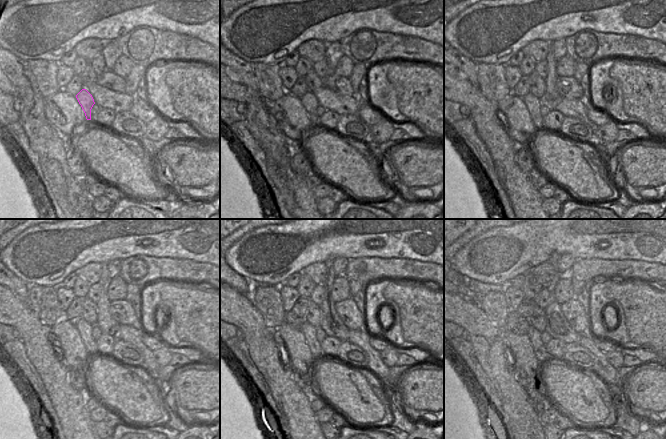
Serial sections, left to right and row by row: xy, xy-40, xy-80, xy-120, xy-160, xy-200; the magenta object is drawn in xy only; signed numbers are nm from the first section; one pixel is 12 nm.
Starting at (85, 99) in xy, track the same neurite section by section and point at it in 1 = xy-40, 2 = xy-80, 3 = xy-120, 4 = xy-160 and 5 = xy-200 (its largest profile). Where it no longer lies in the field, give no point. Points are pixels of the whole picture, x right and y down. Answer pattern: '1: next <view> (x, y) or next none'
1: next xy-40 (310, 102)
2: next xy-80 (533, 103)
3: next xy-120 (86, 330)
4: next xy-160 (310, 331)
5: next xy-200 (535, 337)

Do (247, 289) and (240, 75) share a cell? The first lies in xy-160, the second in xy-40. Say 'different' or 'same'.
same

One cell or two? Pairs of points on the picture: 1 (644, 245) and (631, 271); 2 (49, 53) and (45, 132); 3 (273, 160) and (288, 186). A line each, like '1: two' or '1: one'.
1: two
2: two
3: one

